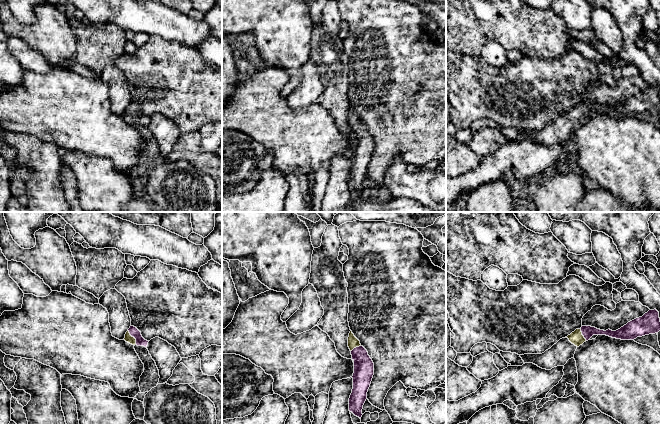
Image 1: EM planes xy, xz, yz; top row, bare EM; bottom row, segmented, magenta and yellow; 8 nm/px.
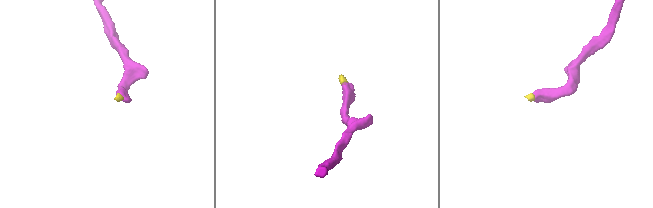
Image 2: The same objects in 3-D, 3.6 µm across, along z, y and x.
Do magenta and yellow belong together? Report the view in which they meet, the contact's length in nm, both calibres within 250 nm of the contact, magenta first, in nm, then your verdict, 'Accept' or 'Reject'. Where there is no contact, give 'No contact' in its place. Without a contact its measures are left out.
Touches magenta in xy. Shared border 140 nm. Thickness 80 nm (magenta) against 70 nm. Accept

